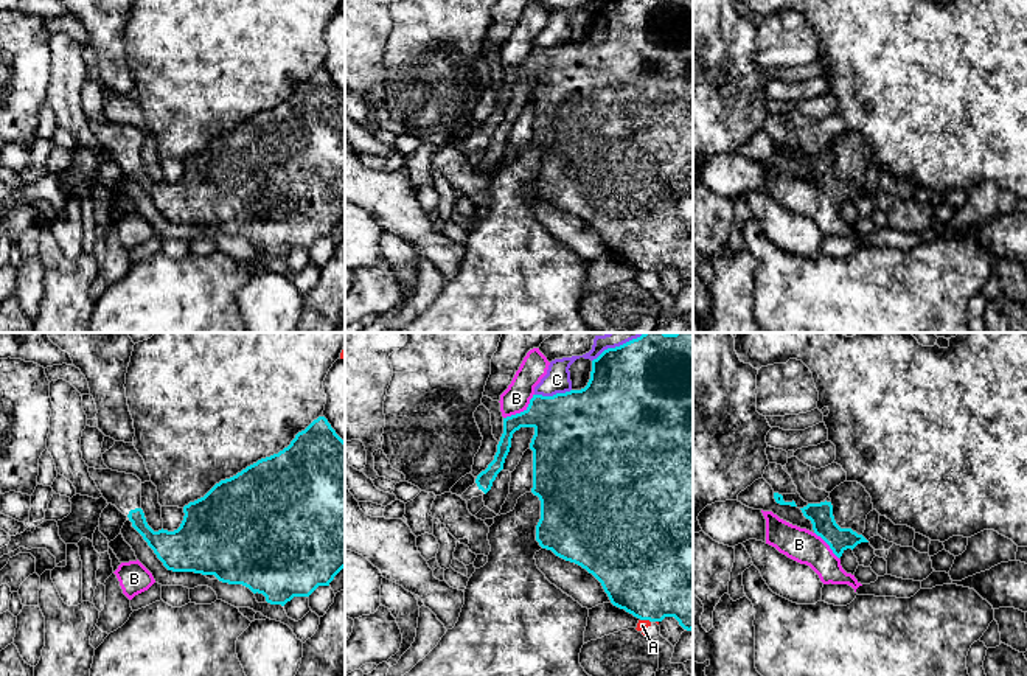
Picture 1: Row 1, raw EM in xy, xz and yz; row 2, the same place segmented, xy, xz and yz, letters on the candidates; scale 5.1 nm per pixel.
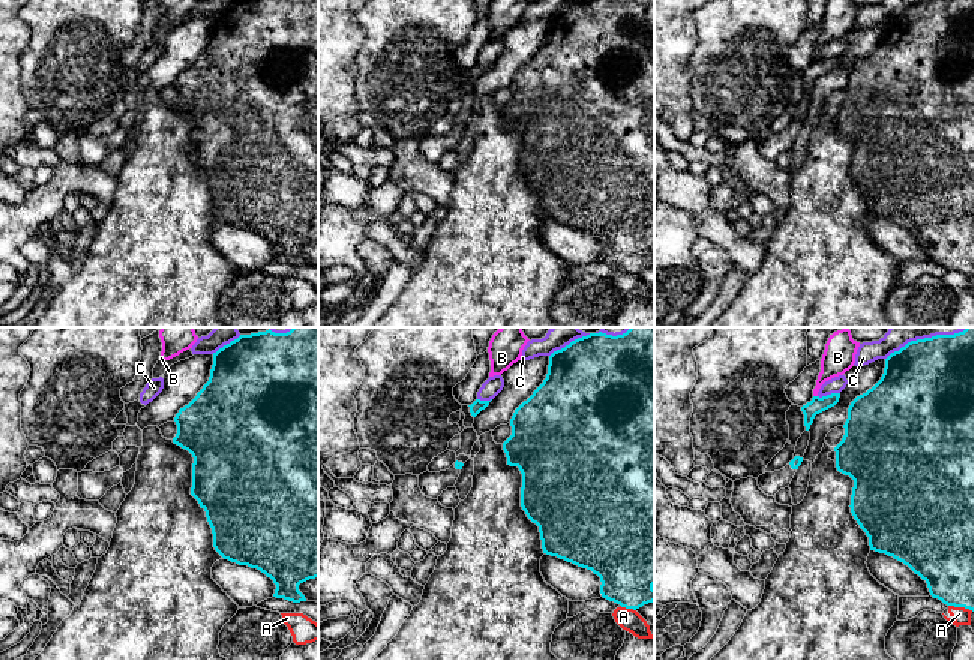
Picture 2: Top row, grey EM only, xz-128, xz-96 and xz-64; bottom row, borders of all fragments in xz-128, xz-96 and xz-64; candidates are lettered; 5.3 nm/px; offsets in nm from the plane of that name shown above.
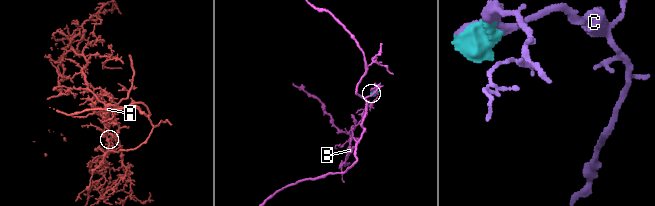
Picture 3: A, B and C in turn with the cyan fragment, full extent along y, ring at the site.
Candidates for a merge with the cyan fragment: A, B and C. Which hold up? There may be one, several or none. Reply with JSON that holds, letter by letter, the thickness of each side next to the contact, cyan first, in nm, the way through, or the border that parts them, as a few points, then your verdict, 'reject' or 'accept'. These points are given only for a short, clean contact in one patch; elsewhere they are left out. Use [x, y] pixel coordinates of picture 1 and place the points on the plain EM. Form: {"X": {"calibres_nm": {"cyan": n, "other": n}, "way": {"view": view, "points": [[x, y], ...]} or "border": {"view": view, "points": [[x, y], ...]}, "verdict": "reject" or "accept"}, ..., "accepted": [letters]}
{"A": {"calibres_nm": {"cyan": 480, "other": 60}, "verdict": "reject"}, "B": {"calibres_nm": {"cyan": 340, "other": 140}, "verdict": "reject"}, "C": {"calibres_nm": {"cyan": 480, "other": 130}, "verdict": "reject"}, "accepted": []}

